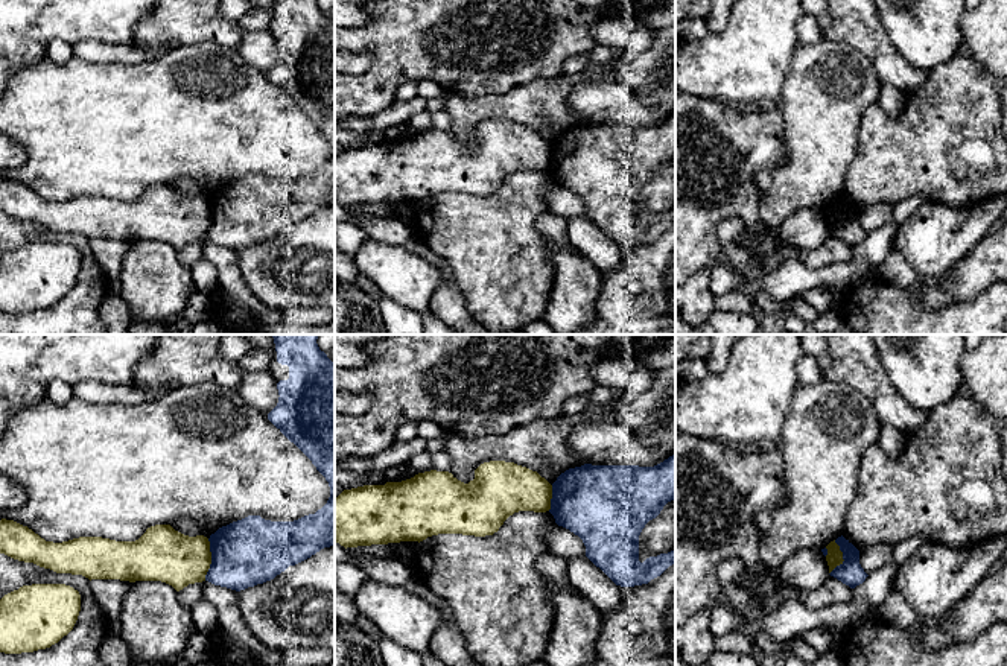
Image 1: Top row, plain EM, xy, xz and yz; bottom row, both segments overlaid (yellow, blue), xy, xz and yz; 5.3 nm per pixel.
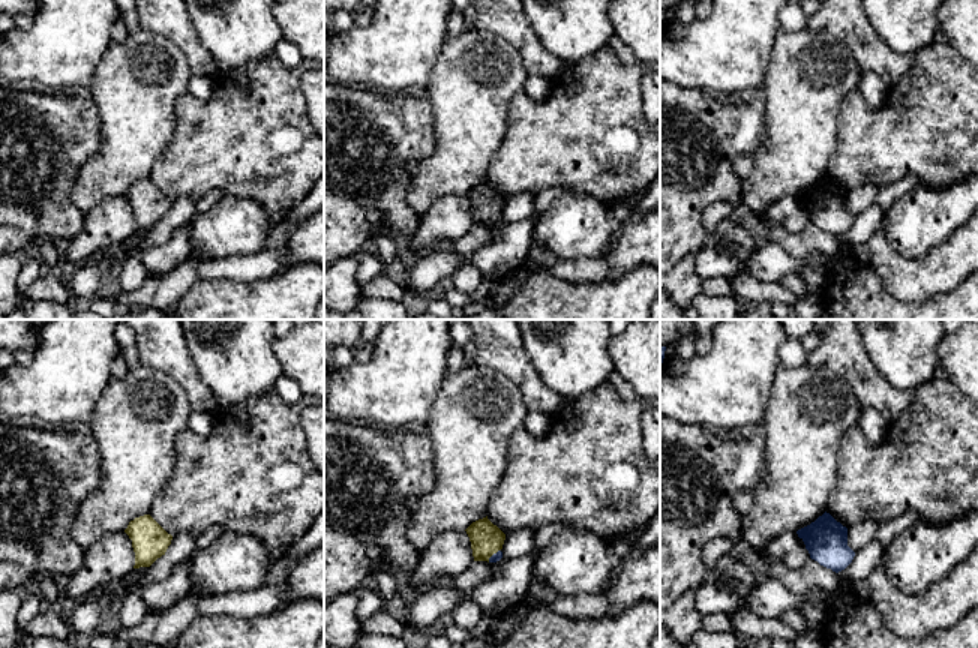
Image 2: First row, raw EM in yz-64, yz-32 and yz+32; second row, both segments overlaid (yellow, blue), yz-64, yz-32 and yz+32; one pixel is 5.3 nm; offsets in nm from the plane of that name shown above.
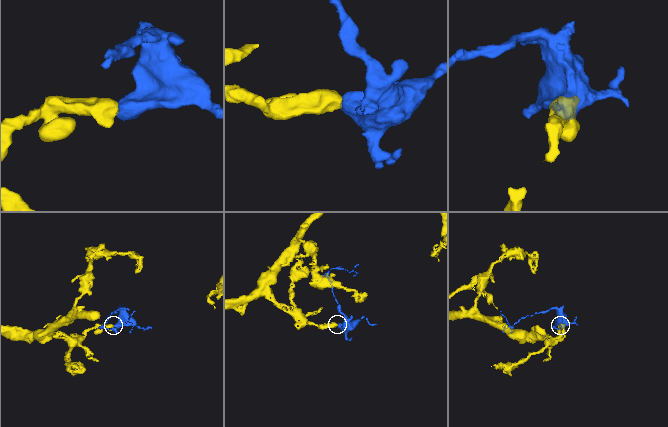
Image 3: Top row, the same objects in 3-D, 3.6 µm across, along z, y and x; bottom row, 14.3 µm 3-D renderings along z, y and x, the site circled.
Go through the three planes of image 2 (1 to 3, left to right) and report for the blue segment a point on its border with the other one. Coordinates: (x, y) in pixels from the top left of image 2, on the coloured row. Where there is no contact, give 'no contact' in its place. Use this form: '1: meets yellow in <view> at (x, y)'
1: no contact
2: meets yellow in yz-32 at (492, 554)
3: no contact

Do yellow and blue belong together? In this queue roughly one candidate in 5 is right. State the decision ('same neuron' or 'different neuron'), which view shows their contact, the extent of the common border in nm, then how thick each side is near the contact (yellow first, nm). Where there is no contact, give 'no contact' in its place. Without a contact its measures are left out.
different neuron | xy | 220 nm | 280/360 nm

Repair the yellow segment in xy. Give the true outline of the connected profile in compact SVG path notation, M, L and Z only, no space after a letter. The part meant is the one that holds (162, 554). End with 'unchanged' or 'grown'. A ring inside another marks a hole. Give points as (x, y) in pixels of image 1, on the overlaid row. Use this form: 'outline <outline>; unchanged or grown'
outline M0 520L0 553L56 573L91 579L161 581L176 591L205 581L211 564L210 541L189 537L170 525L155 525L135 541L79 537L46 541L27 526Z; unchanged

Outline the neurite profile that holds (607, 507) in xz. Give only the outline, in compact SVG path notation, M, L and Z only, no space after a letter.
M675 453L654 467L592 465L569 468L552 484L549 512L555 523L578 535L586 557L616 585L648 584L675 564L675 549L639 561L639 535L663 506L675 500Z

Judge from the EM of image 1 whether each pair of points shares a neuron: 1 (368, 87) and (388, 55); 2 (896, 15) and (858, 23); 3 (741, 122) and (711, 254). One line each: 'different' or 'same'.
1: same
2: different
3: same

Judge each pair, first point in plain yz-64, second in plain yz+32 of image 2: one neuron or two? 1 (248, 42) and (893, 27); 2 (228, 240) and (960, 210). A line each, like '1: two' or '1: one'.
1: one
2: one

